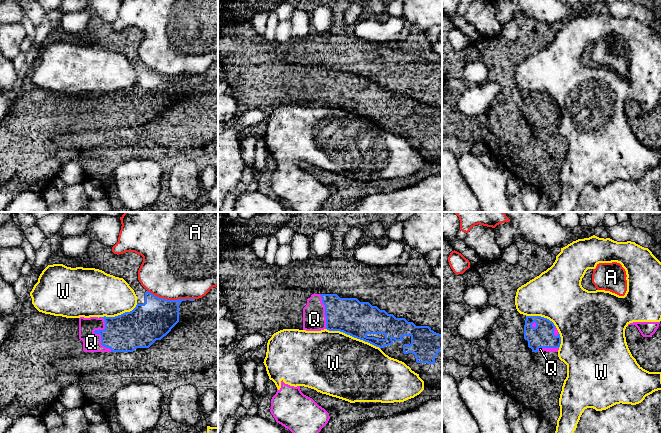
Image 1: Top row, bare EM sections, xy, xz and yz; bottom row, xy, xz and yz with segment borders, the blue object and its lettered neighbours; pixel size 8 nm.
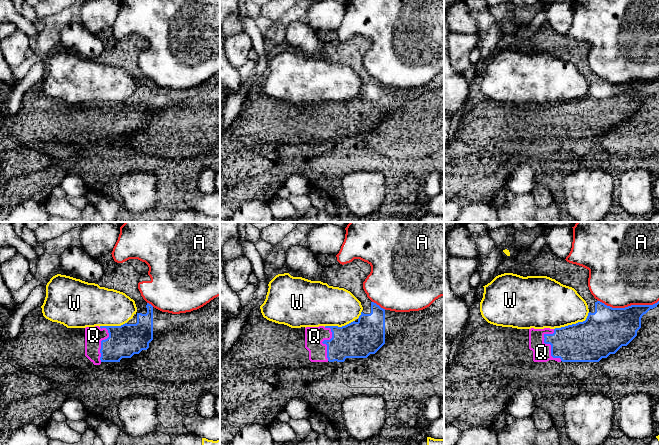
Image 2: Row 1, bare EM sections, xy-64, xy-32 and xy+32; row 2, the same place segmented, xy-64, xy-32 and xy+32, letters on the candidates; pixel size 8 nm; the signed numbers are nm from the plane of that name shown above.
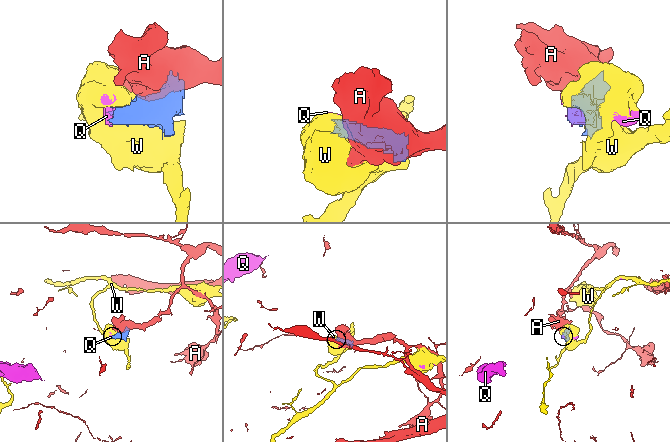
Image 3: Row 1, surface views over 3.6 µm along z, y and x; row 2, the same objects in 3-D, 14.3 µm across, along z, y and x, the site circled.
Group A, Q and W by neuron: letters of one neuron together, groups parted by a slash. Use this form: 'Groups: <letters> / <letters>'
Groups: A / Q W

